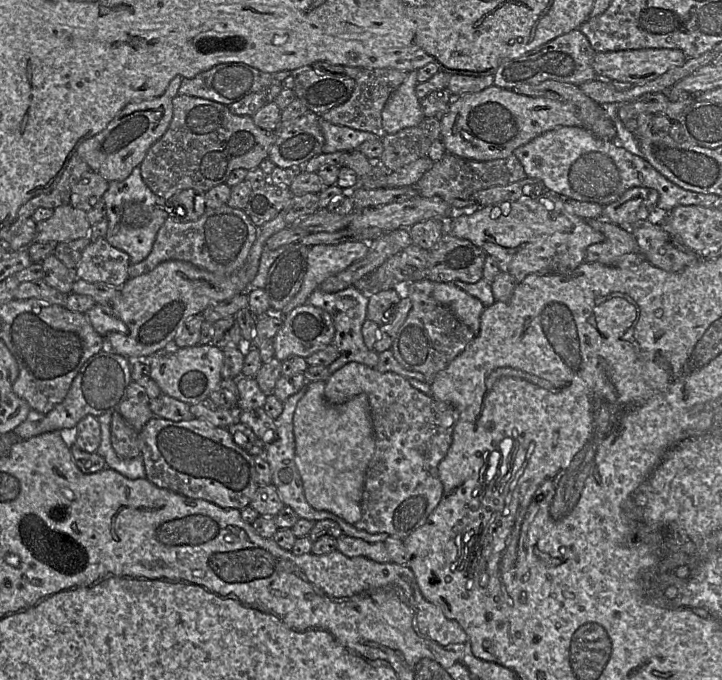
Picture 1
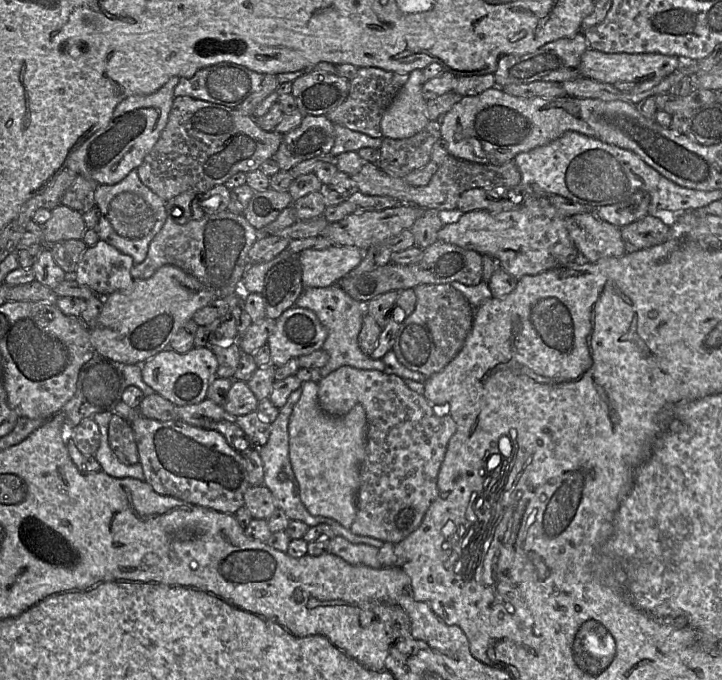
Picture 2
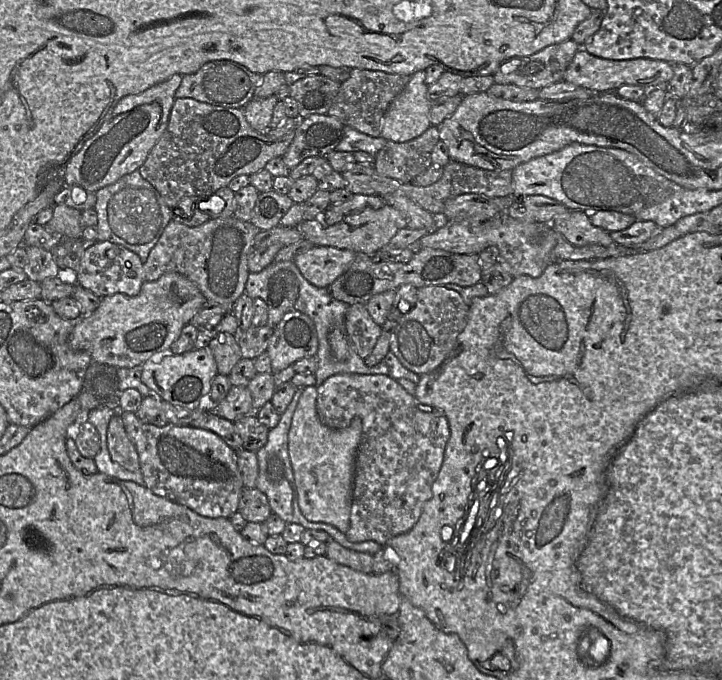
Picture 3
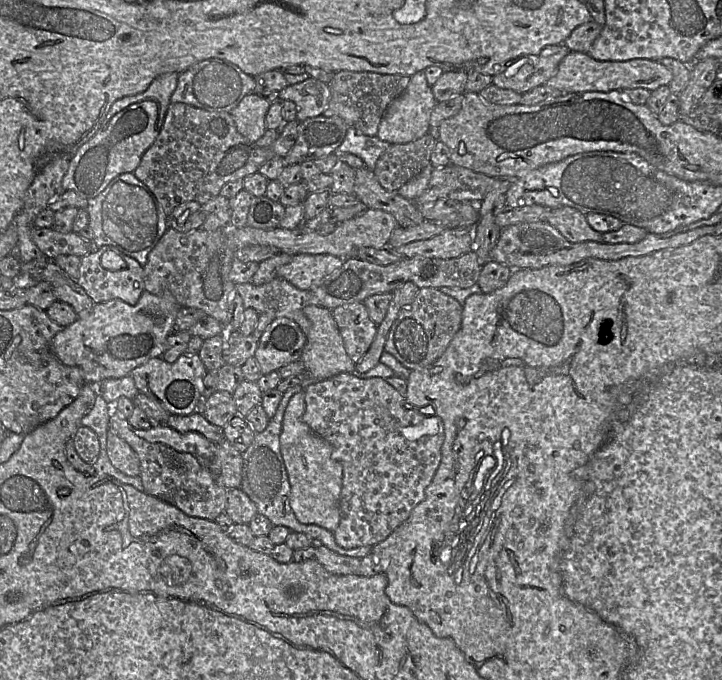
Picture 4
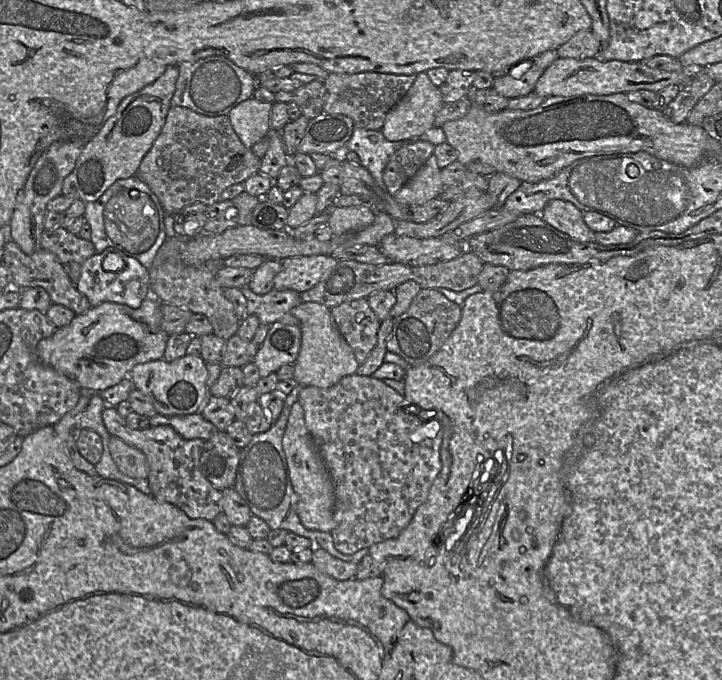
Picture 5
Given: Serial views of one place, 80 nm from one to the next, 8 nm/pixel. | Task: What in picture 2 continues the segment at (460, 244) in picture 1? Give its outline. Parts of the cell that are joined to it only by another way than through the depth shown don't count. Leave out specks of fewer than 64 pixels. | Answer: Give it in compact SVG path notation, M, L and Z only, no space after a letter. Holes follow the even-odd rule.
M437 240L423 249L423 258L418 263L394 264L388 263L375 270L357 275L346 275L337 285L350 297L364 303L383 293L396 290L414 289L420 284L450 284L457 281L467 286L478 285L483 280L483 256L474 251L457 245Z

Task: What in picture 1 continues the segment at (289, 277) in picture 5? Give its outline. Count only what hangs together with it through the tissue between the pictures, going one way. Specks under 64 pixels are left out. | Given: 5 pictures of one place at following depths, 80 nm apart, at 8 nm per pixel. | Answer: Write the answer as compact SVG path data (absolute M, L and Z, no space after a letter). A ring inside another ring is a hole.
M347 241L333 245L314 245L308 253L308 267L299 292L282 309L282 317L294 308L307 302L311 293L319 288L328 277L333 276L350 265L362 260L368 252L369 243Z

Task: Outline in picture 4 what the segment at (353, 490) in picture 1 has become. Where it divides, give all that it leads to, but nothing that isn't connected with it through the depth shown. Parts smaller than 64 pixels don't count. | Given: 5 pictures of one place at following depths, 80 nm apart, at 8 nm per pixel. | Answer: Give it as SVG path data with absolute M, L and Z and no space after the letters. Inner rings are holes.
M301 391L287 406L280 434L280 450L291 486L290 505L300 523L318 525L333 533L340 524L343 467L332 458L331 445L303 421L304 412L305 392Z

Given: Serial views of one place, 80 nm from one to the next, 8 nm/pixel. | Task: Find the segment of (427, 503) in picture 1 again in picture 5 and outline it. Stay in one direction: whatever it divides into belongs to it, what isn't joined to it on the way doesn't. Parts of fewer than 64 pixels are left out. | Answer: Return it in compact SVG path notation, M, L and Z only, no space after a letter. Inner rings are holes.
M357 373L343 377L338 383L329 388L314 386L303 387L298 401L304 410L305 425L317 445L323 462L331 476L334 485L334 521L335 527L330 532L338 551L353 554L363 548L369 548L375 543L398 536L409 524L418 507L423 504L430 487L441 470L440 447L442 444L442 427L435 418L420 416L421 408L406 400L396 390L386 385L382 380L372 376L362 376Z

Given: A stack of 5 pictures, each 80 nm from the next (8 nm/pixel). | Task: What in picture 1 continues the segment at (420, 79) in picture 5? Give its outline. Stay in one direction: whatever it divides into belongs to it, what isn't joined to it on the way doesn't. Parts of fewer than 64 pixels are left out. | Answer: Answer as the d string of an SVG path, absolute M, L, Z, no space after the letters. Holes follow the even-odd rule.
M413 70L406 80L391 94L382 111L382 126L386 134L418 125L424 115L416 95L417 72Z

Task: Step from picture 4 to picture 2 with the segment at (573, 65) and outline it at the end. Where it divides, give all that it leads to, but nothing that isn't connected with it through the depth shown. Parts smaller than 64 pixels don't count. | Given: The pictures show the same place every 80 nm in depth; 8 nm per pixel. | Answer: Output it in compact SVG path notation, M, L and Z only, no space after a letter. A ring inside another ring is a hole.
M589 49L582 55L579 70L581 77L596 80L602 83L615 85L618 82L632 82L642 84L647 82L659 82L664 77L672 74L680 65L677 56L663 55L659 53L603 53Z

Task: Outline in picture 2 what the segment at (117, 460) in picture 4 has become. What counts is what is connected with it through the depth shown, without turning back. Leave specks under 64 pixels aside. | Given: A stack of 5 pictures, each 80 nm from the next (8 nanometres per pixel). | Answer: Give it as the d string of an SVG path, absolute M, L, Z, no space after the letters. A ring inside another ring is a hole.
M113 414L109 422L110 448L125 465L134 465L139 462L137 444L131 424L117 414Z

